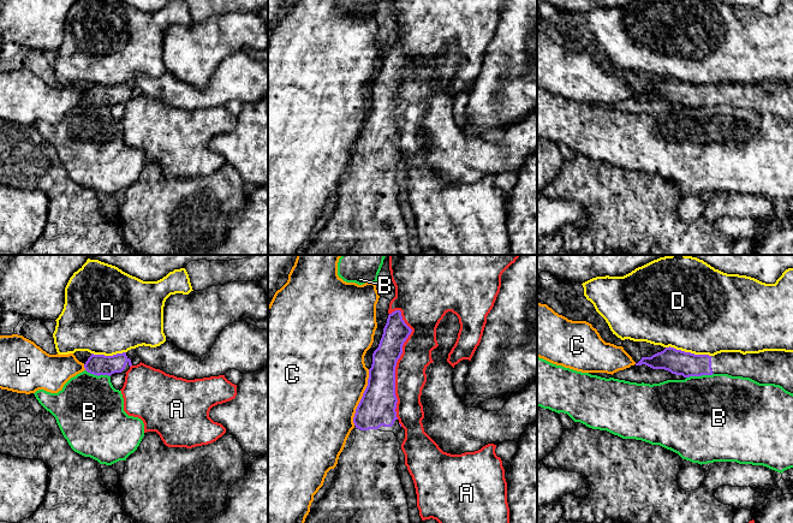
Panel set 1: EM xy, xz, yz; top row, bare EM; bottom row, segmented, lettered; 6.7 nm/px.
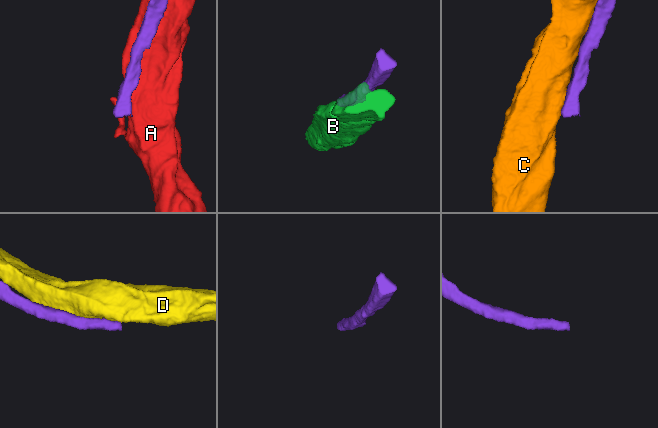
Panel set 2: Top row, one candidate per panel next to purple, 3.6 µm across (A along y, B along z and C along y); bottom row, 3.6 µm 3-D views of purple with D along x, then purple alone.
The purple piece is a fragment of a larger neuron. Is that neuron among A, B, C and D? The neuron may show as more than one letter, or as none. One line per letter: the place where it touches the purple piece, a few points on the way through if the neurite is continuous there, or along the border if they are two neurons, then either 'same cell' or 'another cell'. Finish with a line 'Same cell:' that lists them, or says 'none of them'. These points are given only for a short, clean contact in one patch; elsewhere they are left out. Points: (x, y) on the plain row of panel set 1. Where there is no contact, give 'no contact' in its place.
A: xz (395, 95) | another cell
B: yz (699, 106) | along yz (713, 103), (686, 108) | another cell
C: xz (362, 128) | another cell
D: yz (689, 83) | another cell
Same cell: none of them

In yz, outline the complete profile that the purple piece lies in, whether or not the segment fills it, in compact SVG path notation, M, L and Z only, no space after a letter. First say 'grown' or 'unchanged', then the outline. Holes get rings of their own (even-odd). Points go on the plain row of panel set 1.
grown; M666 78L651 88L642 88L636 96L664 100L684 108L712 105L750 108L759 114L775 114L793 124L793 83L759 84L721 83L715 87L694 85Z

